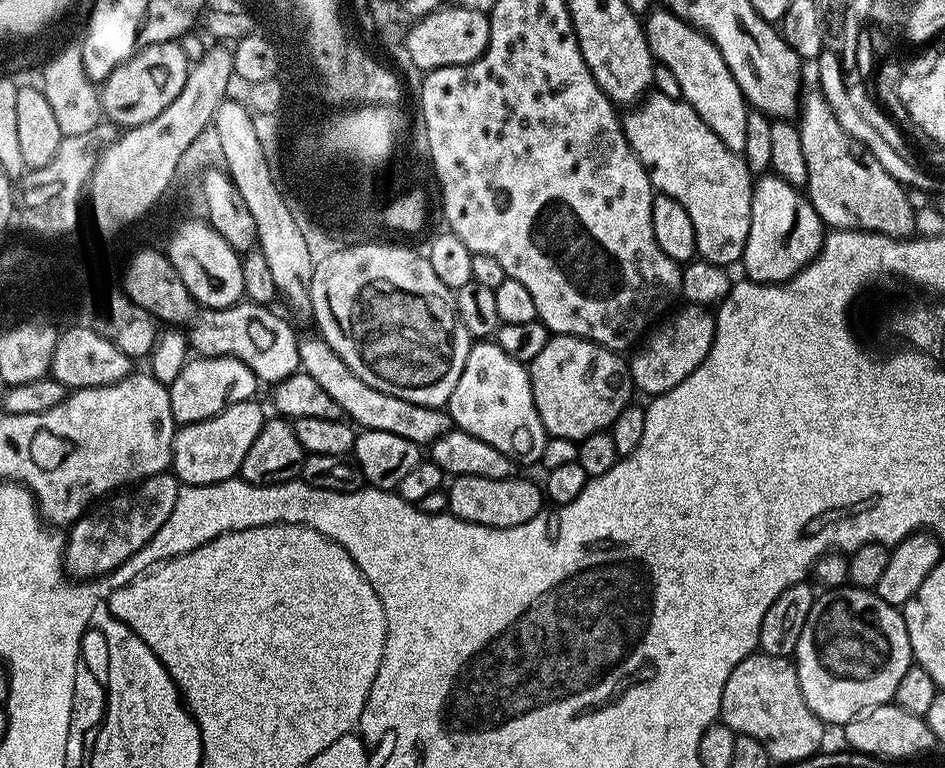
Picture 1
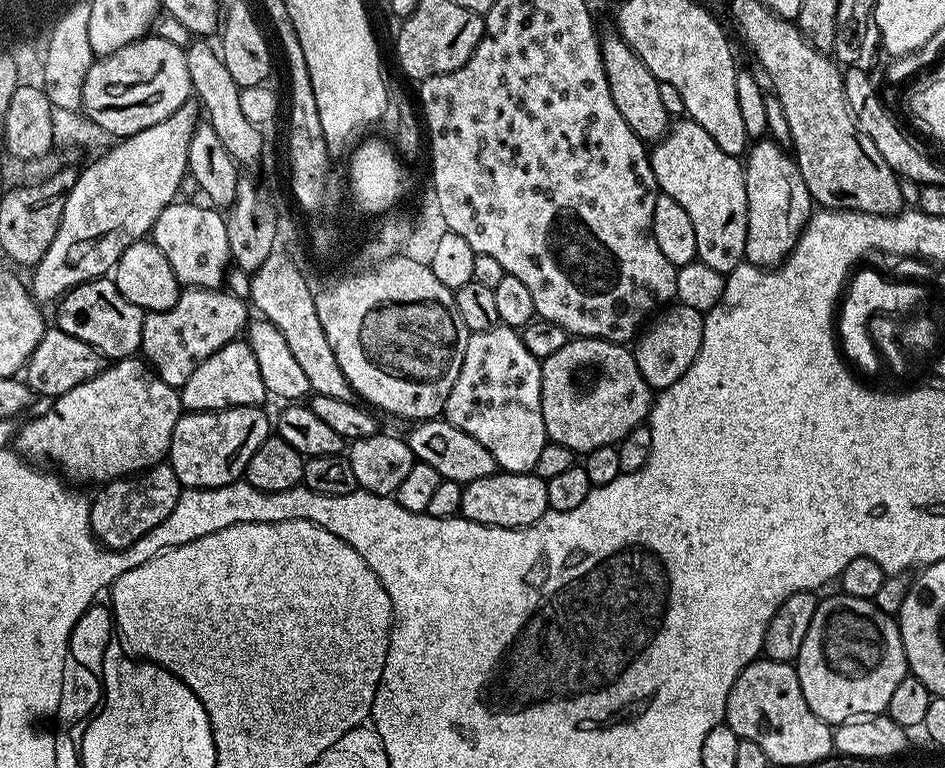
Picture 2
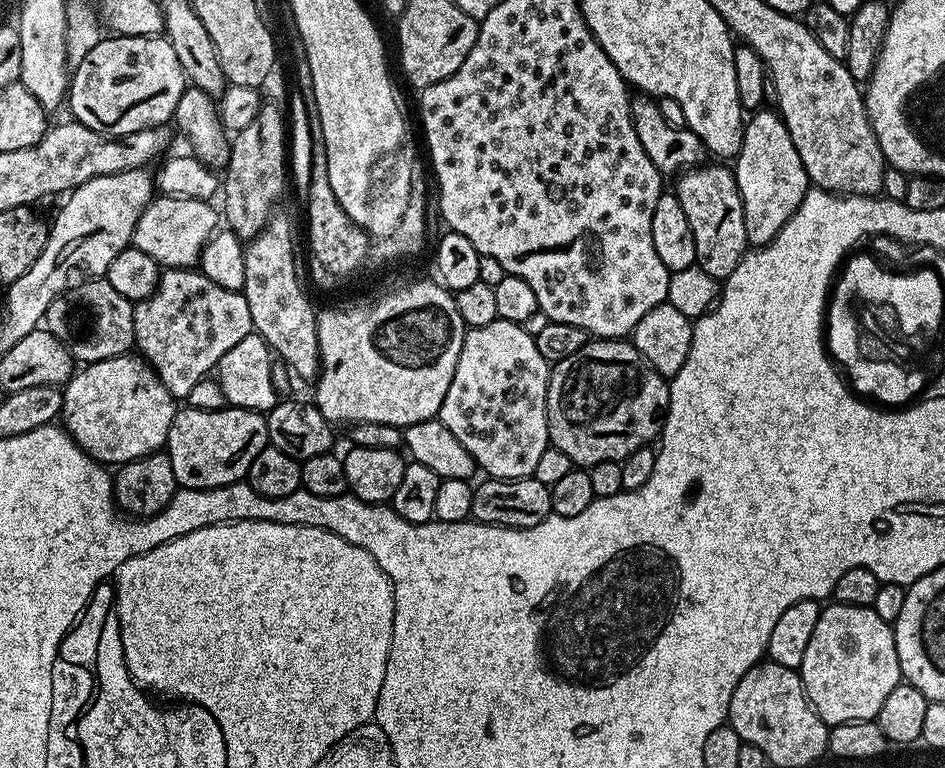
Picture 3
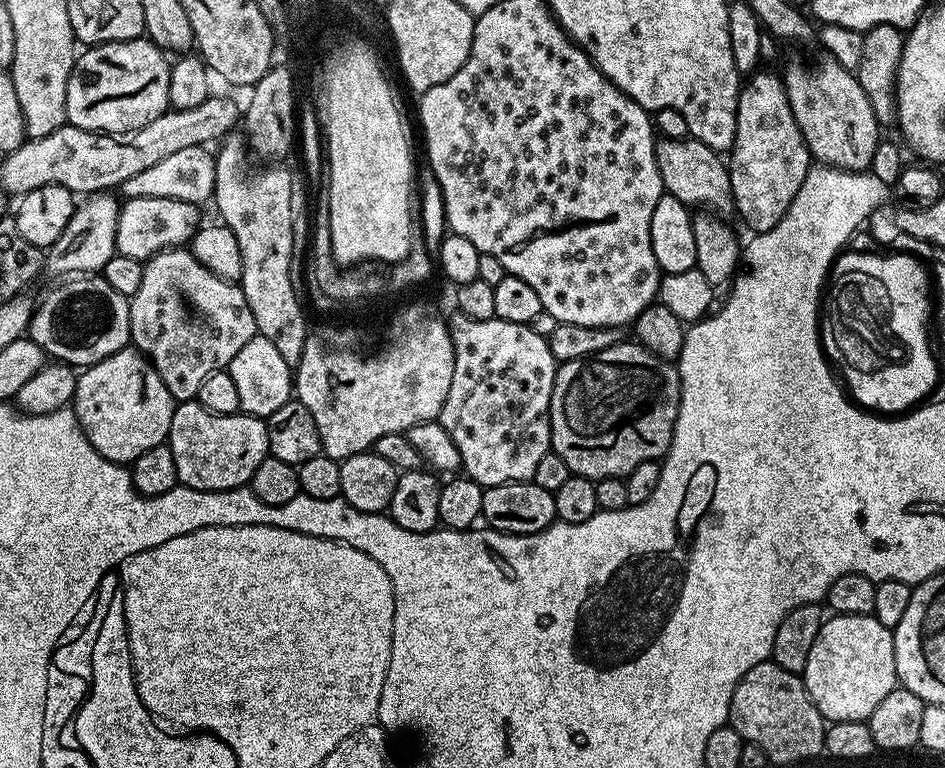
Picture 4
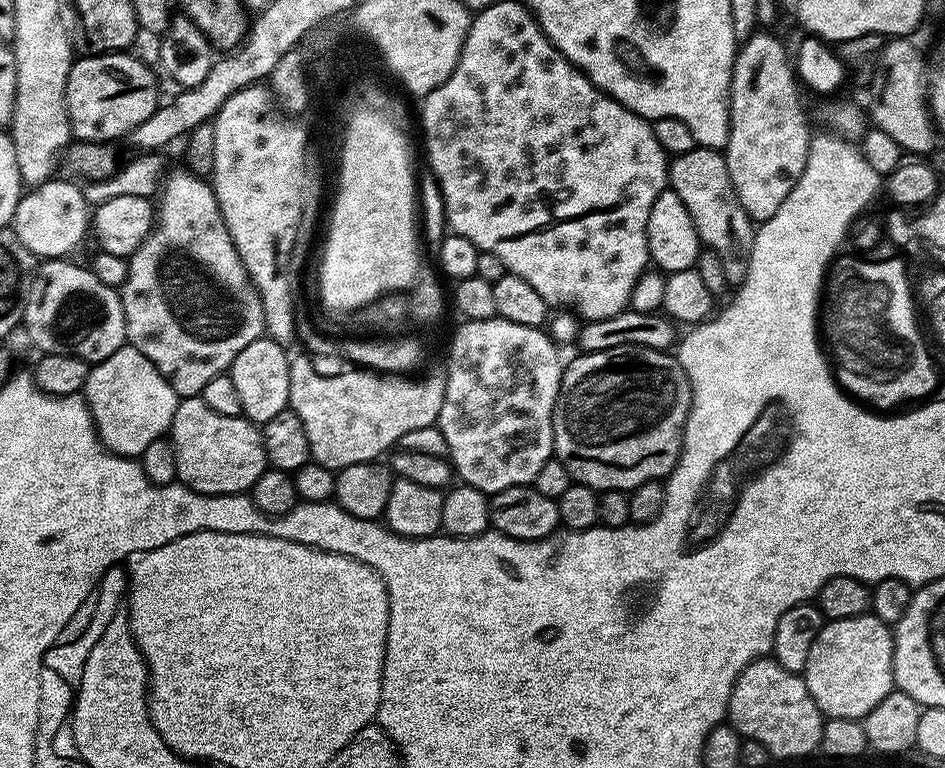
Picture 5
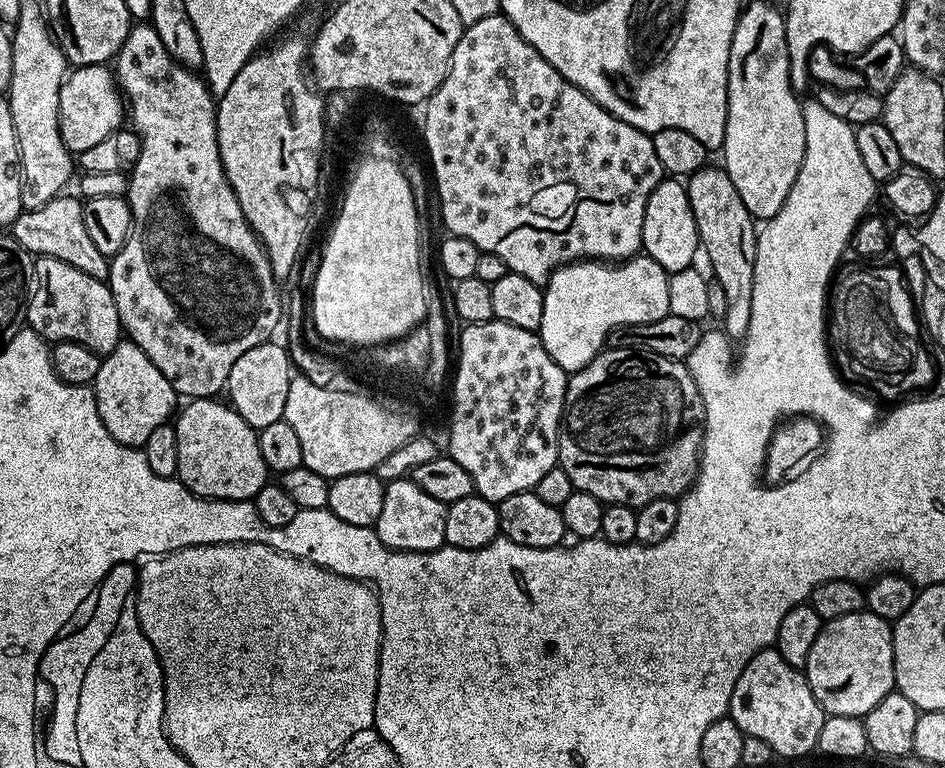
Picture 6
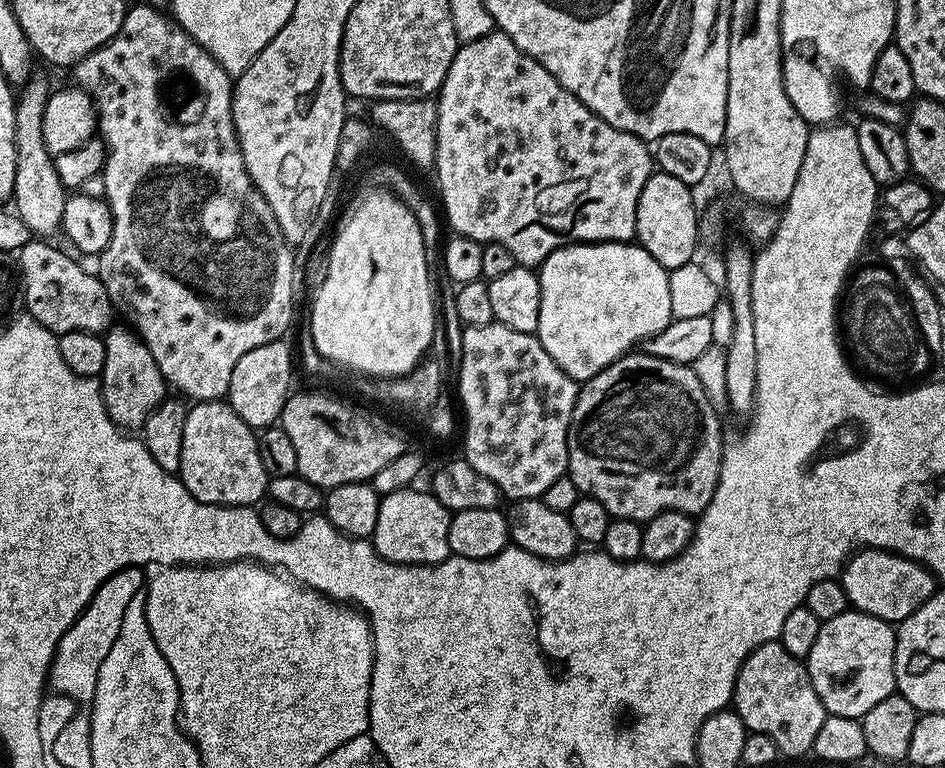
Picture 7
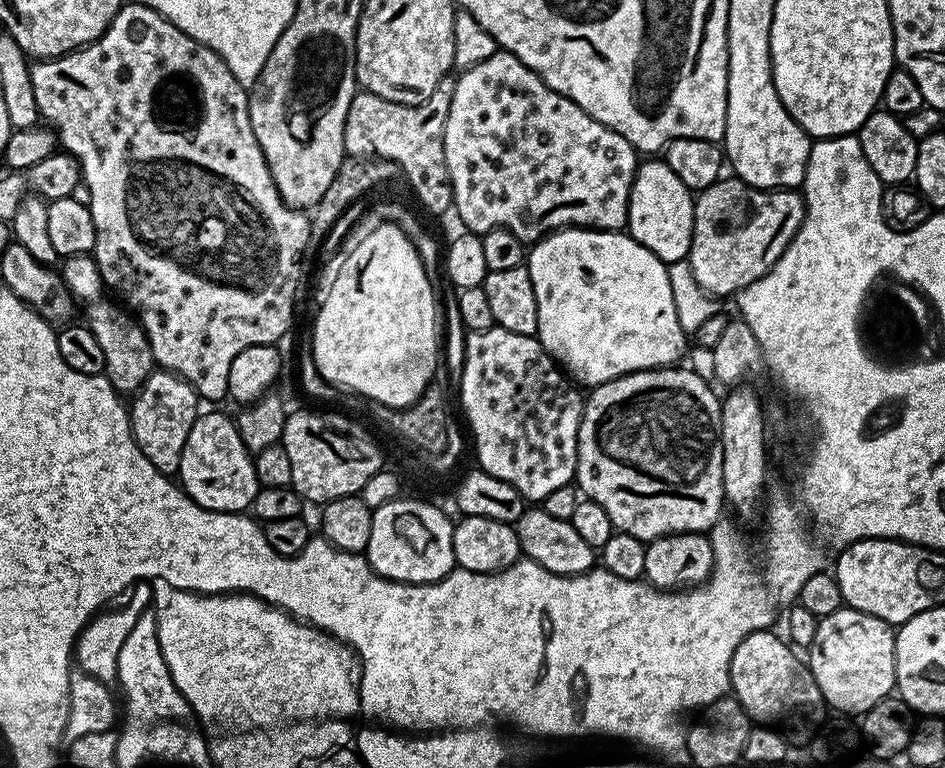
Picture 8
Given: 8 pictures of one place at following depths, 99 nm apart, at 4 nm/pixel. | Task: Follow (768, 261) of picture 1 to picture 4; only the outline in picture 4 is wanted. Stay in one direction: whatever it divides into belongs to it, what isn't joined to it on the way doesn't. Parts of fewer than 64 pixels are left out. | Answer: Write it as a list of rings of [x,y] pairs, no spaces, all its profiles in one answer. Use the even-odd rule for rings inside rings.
[[[764,71],[751,73],[741,87],[736,107],[736,141],[727,161],[735,215],[744,219],[752,234],[778,226],[810,167],[808,147],[798,130],[798,122],[794,122],[784,81],[777,73],[775,76]]]

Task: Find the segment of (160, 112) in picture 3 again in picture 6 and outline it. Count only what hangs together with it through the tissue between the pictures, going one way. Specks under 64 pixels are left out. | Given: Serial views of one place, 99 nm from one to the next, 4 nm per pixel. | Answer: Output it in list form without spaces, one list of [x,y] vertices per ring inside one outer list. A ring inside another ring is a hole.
[[[82,64],[69,71],[60,91],[60,133],[69,152],[89,150],[119,129],[125,120],[126,100],[108,64]]]

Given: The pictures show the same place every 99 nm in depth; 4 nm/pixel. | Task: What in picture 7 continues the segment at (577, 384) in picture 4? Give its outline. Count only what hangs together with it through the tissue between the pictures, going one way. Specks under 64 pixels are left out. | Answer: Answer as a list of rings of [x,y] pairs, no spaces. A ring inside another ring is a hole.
[[[633,350],[617,360],[610,366],[606,366],[594,378],[583,381],[576,393],[576,405],[568,431],[568,471],[574,486],[578,486],[581,494],[593,496],[602,506],[606,506],[609,517],[622,520],[639,520],[647,522],[663,512],[684,512],[686,515],[696,518],[701,512],[710,506],[710,498],[714,498],[714,490],[718,486],[718,474],[724,457],[724,445],[726,435],[720,429],[720,420],[716,417],[717,405],[706,394],[702,382],[698,382],[698,374],[695,367],[686,364],[676,364],[666,358],[651,356],[643,350]]]

